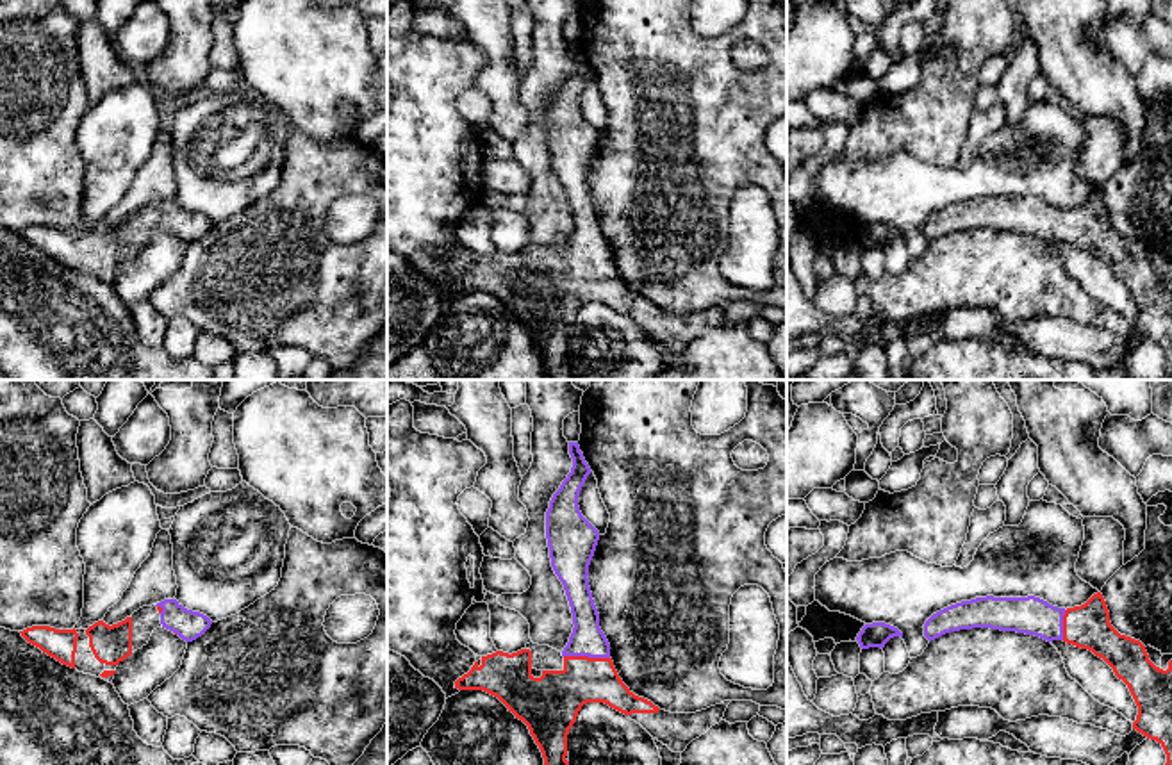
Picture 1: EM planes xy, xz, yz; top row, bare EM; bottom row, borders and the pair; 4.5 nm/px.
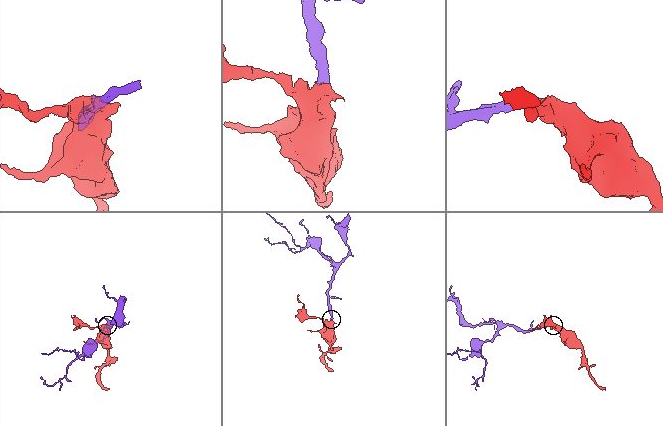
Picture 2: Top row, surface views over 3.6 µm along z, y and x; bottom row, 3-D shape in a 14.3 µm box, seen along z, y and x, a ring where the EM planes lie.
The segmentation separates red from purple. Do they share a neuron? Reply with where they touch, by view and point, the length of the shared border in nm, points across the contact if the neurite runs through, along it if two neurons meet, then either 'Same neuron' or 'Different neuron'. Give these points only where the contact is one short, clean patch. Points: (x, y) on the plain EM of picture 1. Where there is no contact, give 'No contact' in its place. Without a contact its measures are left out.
Touches red at xz (587, 257). Shared border 200 nm. Path across: xz (553, 300), (587, 266), (587, 257), (587, 239). Same neuron

